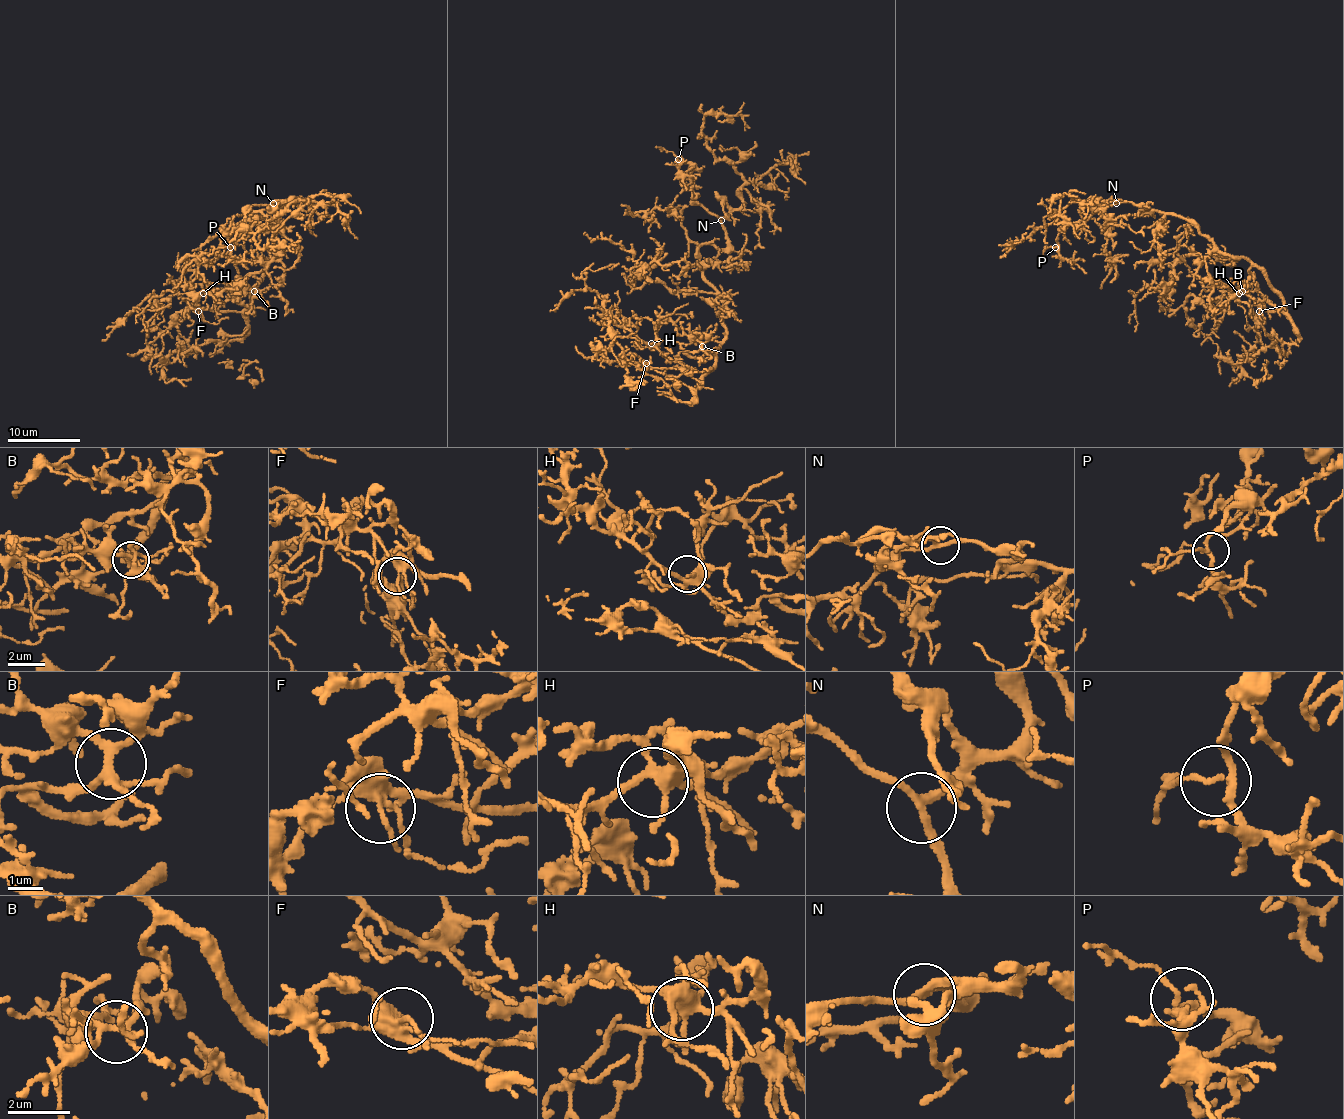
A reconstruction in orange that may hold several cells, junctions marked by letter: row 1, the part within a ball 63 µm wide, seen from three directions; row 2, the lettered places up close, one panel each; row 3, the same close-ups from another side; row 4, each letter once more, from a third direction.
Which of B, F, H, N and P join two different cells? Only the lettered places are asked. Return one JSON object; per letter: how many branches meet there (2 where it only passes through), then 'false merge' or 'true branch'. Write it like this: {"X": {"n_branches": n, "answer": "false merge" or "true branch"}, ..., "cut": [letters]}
{"B": {"n_branches": 5, "answer": "true branch"}, "F": {"n_branches": 5, "answer": "true branch"}, "H": {"n_branches": 6, "answer": "true branch"}, "N": {"n_branches": 3, "answer": "true branch"}, "P": {"n_branches": 3, "answer": "true branch"}, "cut": []}

